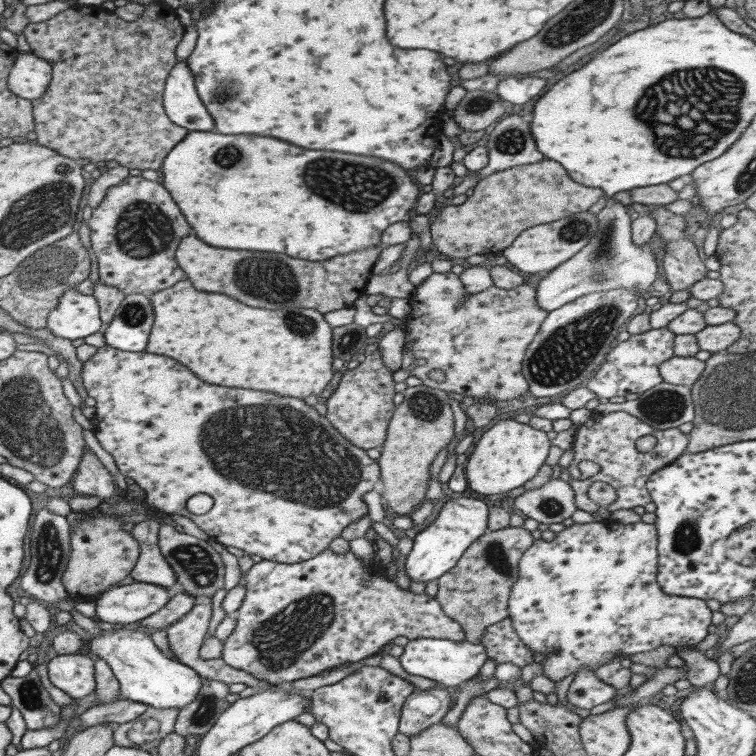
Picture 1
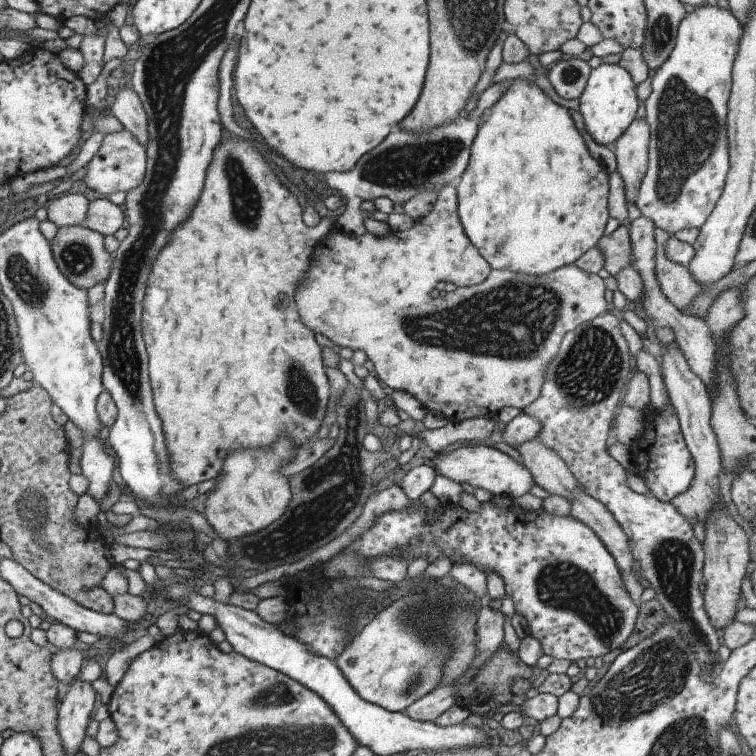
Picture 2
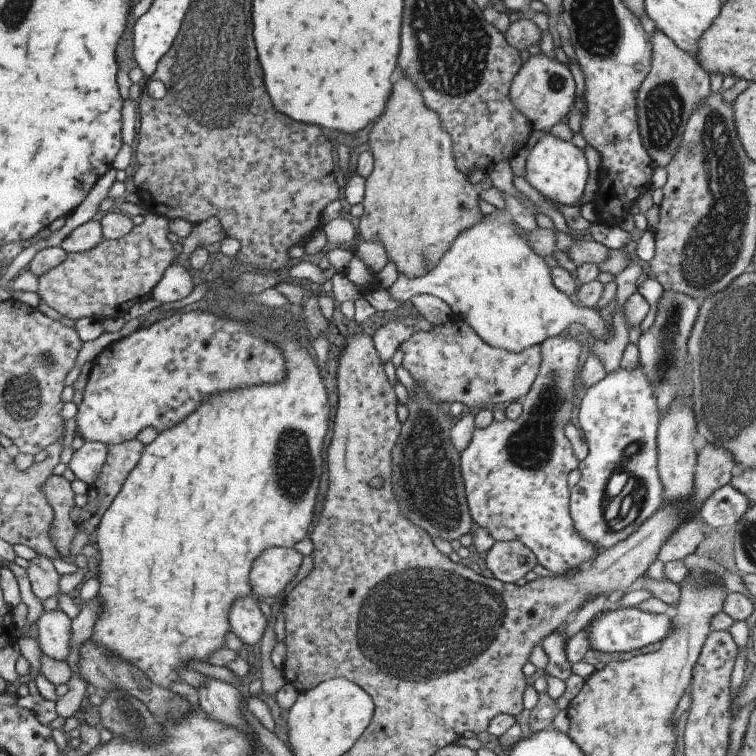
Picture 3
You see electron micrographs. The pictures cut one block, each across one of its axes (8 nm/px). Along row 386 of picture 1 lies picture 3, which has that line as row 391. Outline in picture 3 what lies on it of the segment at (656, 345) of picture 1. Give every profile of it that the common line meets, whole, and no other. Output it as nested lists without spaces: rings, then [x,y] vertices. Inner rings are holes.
[[[639,364],[631,371],[619,368],[614,373],[606,374],[599,382],[590,386],[580,399],[577,424],[579,424],[579,428],[583,431],[583,437],[588,446],[588,453],[583,460],[578,462],[577,468],[580,472],[579,480],[574,486],[569,488],[569,514],[575,532],[583,538],[583,540],[592,544],[595,551],[602,551],[611,548],[614,544],[620,543],[624,538],[627,538],[627,536],[639,525],[642,525],[661,506],[660,502],[663,490],[656,469],[656,425],[660,421],[660,418],[650,384],[644,376]]]

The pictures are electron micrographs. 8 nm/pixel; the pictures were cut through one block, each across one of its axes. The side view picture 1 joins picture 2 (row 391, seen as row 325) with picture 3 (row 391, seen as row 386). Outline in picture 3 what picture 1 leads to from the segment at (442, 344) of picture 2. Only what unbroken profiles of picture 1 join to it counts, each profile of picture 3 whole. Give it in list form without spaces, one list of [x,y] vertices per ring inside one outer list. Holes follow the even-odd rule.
[[[454,317],[454,319],[454,323],[445,323],[435,327],[435,330],[430,333],[415,330],[411,336],[407,337],[407,340],[400,344],[403,352],[400,364],[409,372],[414,382],[419,383],[436,401],[449,404],[457,401],[470,408],[519,400],[529,390],[536,377],[540,363],[540,344],[518,353],[496,349],[485,344],[471,330],[471,327],[463,322],[462,318]]]

